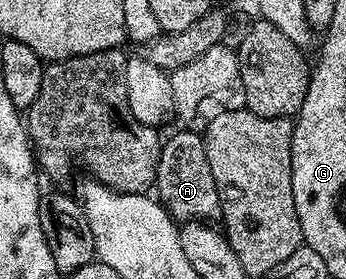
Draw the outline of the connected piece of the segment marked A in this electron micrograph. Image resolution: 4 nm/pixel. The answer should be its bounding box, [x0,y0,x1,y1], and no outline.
[156,129,220,222]

